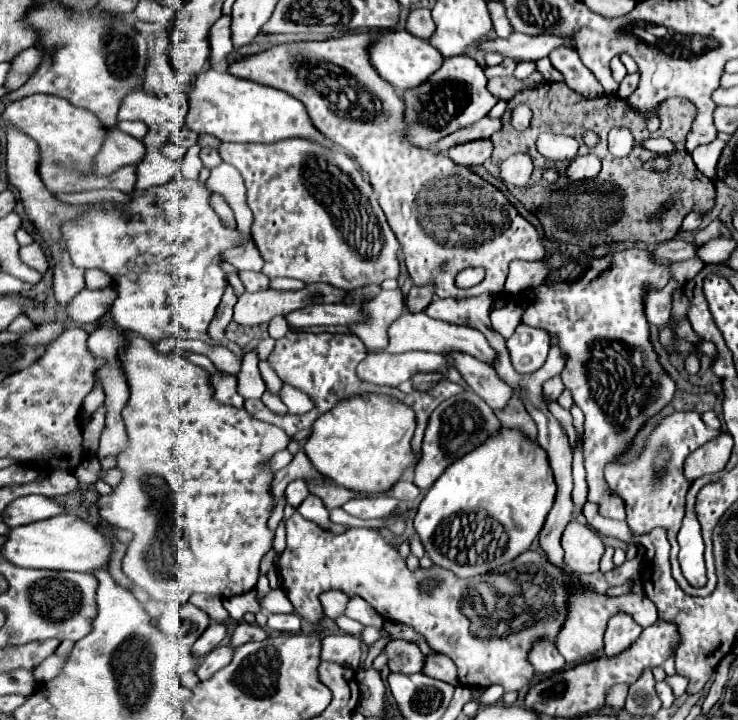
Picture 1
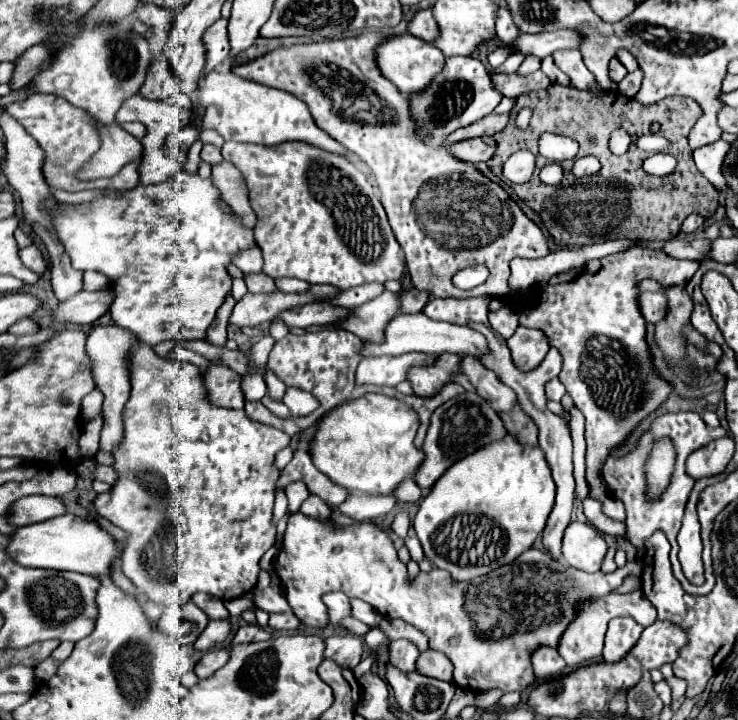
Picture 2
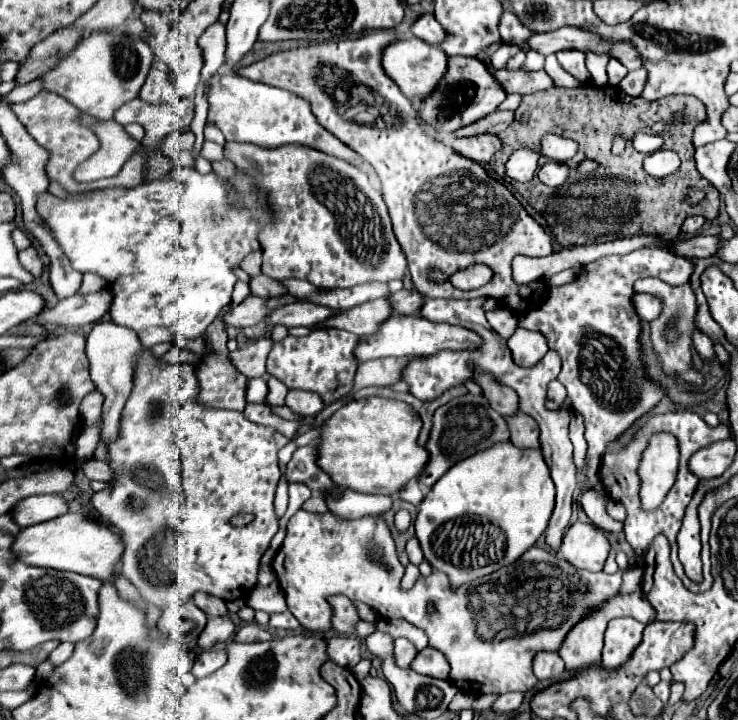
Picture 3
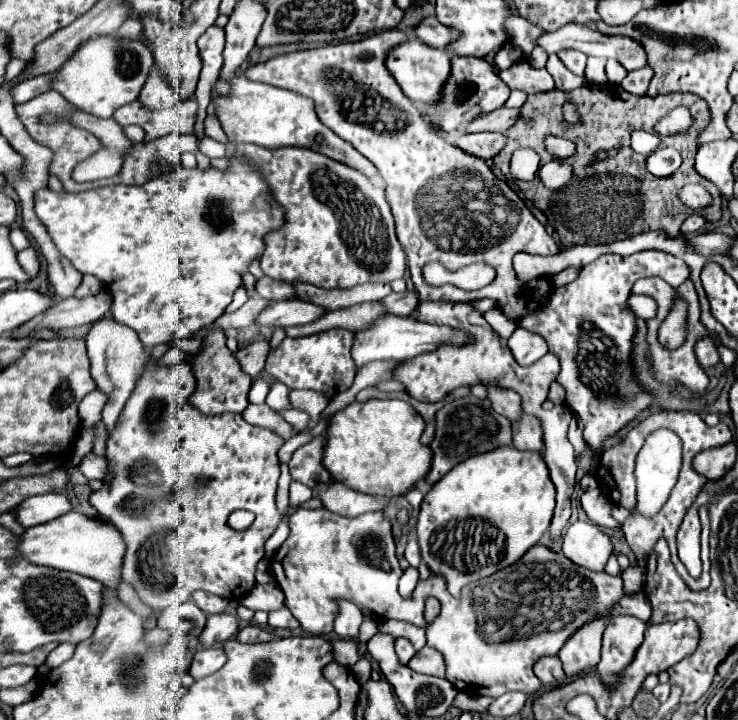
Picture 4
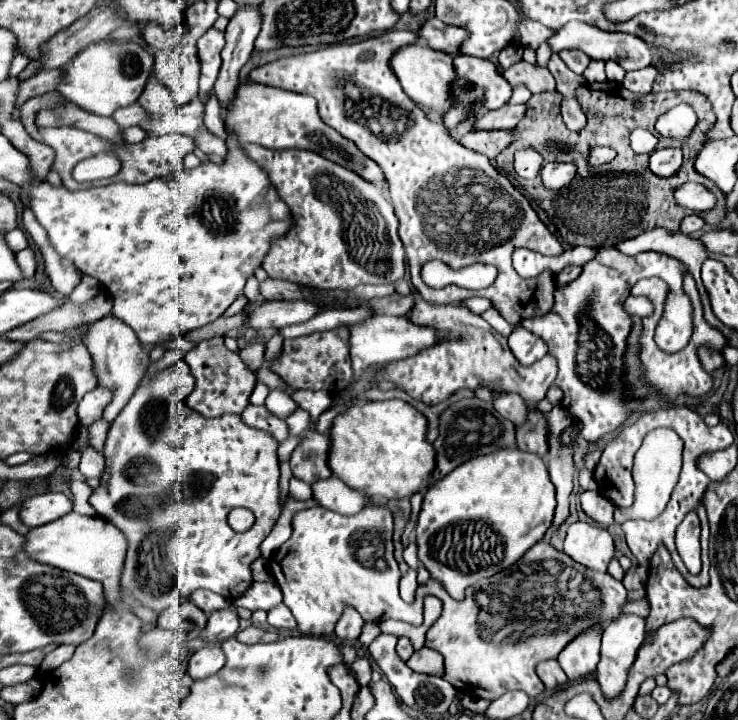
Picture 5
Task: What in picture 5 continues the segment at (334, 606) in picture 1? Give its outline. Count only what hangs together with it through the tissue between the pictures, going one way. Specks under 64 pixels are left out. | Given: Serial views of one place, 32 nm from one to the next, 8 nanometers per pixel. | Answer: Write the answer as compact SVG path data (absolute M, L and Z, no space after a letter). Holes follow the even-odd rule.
M344 608L344 614L340 616L340 620L336 622L336 636L344 642L356 642L360 636L360 628L362 628L364 620L362 616L354 610L354 608Z

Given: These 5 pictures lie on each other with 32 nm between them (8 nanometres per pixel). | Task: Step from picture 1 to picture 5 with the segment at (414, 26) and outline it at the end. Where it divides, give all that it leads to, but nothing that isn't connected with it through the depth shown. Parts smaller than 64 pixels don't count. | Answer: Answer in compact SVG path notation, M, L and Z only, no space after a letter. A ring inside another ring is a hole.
M428 18L422 28L418 30L418 36L424 44L436 50L448 50L454 52L458 50L458 44L466 38L466 32L456 28L456 26L446 26L436 18Z

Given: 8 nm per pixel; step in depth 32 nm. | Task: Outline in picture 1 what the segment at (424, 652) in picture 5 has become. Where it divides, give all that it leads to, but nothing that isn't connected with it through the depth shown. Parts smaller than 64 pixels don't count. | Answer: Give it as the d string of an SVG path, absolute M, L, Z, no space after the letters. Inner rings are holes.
M444 654L428 656L426 666L424 666L424 674L426 674L426 676L430 676L430 678L436 678L436 680L448 682L448 684L452 684L454 688L458 688L458 686L460 686L456 664L454 664L448 656L444 656Z

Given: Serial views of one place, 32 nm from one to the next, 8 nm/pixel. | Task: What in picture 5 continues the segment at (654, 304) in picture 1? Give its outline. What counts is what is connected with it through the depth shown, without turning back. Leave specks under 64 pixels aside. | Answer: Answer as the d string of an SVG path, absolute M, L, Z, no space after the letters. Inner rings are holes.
M628 296L626 302L624 302L624 310L628 314L636 314L640 318L652 316L652 302L644 296Z

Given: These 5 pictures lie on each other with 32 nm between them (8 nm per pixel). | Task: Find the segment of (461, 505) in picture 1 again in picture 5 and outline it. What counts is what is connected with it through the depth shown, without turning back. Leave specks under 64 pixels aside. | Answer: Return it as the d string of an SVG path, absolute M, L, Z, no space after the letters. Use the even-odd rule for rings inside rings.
M500 448L500 452L492 452L488 456L476 456L476 460L468 460L468 464L460 464L448 476L434 482L424 496L422 510L416 522L416 542L418 542L418 558L426 566L432 578L440 580L446 592L462 600L464 588L476 584L482 578L490 578L500 570L512 566L522 554L532 548L544 532L552 524L556 500L554 500L554 484L550 482L546 464L540 456L532 452L522 452L516 448Z

